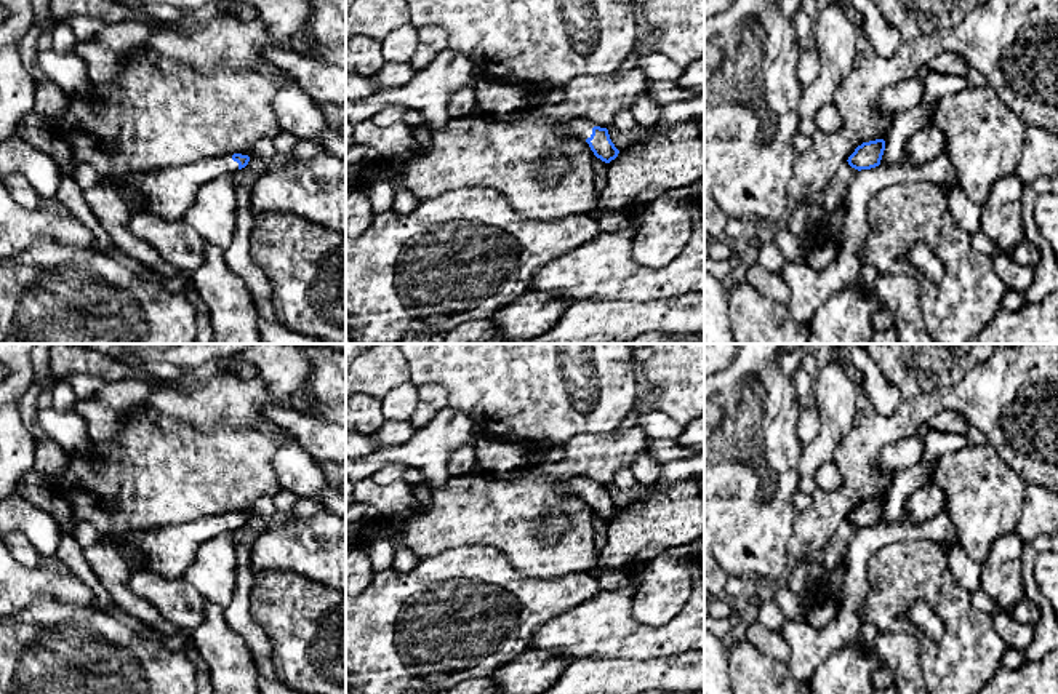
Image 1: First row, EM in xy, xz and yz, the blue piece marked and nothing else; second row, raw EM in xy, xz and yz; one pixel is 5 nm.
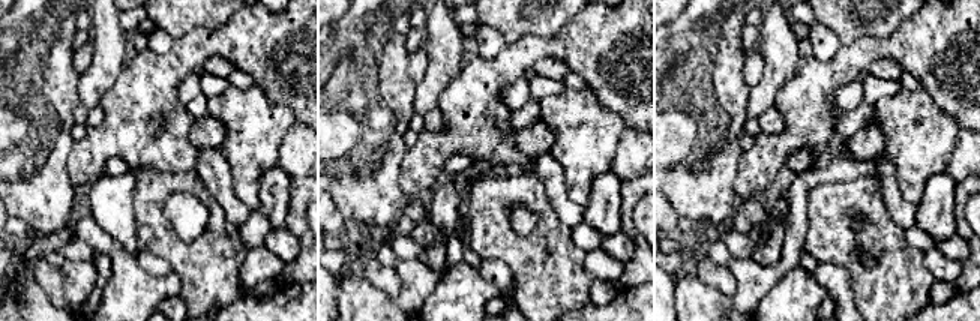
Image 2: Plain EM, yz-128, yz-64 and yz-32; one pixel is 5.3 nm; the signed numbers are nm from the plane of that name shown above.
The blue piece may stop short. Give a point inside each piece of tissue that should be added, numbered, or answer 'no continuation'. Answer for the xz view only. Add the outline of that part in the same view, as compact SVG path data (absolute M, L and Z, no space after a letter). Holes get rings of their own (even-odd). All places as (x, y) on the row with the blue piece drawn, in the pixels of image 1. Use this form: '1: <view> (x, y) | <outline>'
1: xz (583, 130) | M575 122L571 125L565 125L560 133L567 138L579 138L579 139L587 139L592 134L592 125L591 122Z

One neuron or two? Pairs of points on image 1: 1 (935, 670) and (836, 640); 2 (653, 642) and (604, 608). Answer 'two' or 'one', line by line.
1: two
2: one

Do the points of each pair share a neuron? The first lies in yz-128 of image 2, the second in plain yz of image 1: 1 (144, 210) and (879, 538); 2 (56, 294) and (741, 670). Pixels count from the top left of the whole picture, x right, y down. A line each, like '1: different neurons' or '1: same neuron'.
1: different neurons
2: different neurons

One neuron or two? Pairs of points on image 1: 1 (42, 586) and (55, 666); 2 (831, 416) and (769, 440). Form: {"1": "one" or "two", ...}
{"1": "two", "2": "two"}

